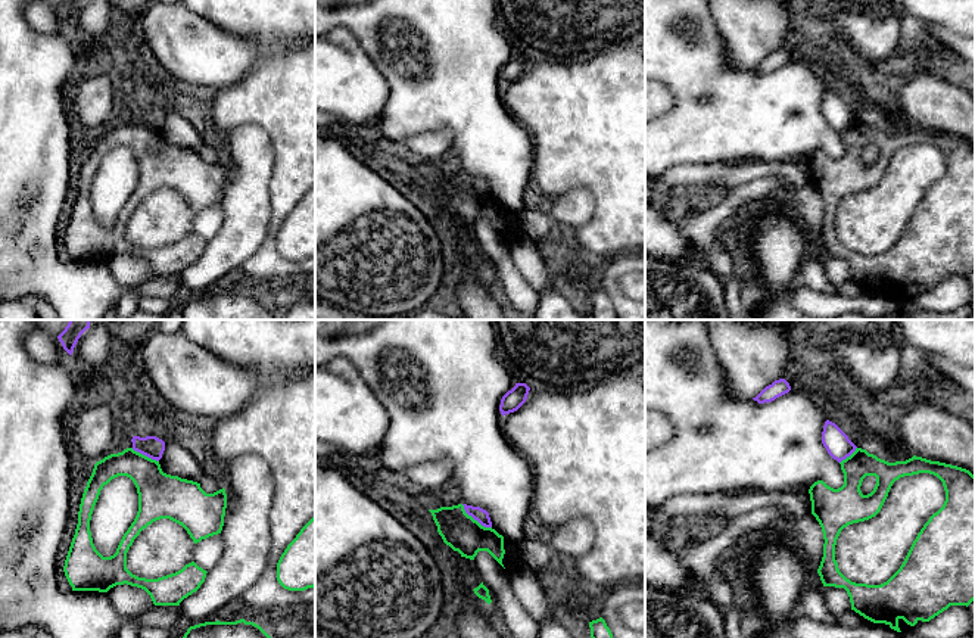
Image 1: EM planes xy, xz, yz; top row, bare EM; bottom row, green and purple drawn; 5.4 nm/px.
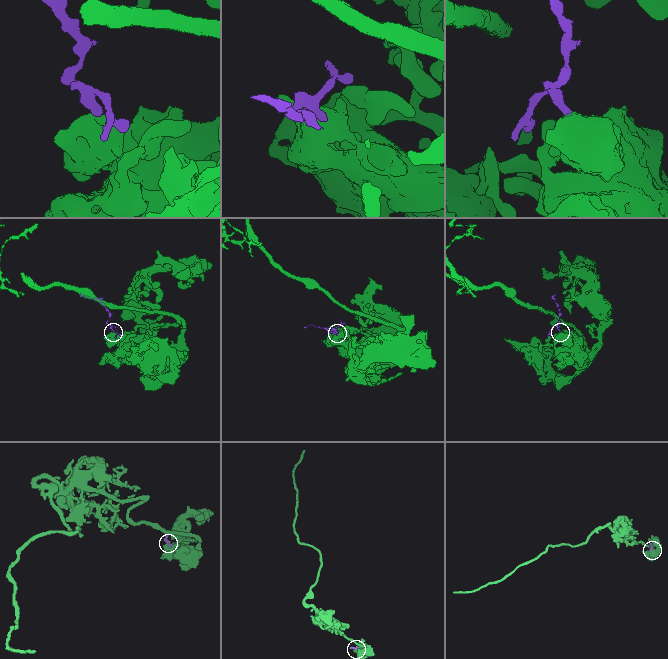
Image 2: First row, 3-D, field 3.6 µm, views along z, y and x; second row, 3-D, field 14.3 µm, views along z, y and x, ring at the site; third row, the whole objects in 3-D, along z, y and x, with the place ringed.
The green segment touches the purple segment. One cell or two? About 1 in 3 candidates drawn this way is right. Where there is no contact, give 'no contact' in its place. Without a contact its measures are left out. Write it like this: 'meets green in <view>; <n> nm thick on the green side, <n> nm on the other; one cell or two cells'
meets green in xz; 200 nm thick on the green side, 80 nm on the other; two cells

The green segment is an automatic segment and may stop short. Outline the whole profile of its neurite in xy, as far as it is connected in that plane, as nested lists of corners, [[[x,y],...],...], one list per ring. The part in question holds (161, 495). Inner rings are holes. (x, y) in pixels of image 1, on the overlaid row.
[[[133,448],[110,454],[94,464],[84,489],[78,525],[63,566],[65,576],[72,591],[108,592],[127,583],[144,589],[155,606],[180,606],[200,588],[208,572],[191,561],[158,579],[138,578],[127,569],[127,553],[140,532],[161,519],[181,525],[194,544],[218,535],[224,526],[225,508],[224,488],[206,494],[200,483],[163,473],[159,461]],[[118,476],[134,482],[138,511],[116,553],[103,557],[93,544],[90,520],[100,491]]]

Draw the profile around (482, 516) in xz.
[[[462,504],[462,505],[465,513],[471,516],[474,520],[477,520],[482,526],[492,527],[492,522],[486,510],[480,507],[467,505],[467,504]]]

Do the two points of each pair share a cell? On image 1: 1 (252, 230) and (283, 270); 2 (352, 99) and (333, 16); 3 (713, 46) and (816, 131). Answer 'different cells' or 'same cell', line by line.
1: different cells
2: different cells
3: same cell

